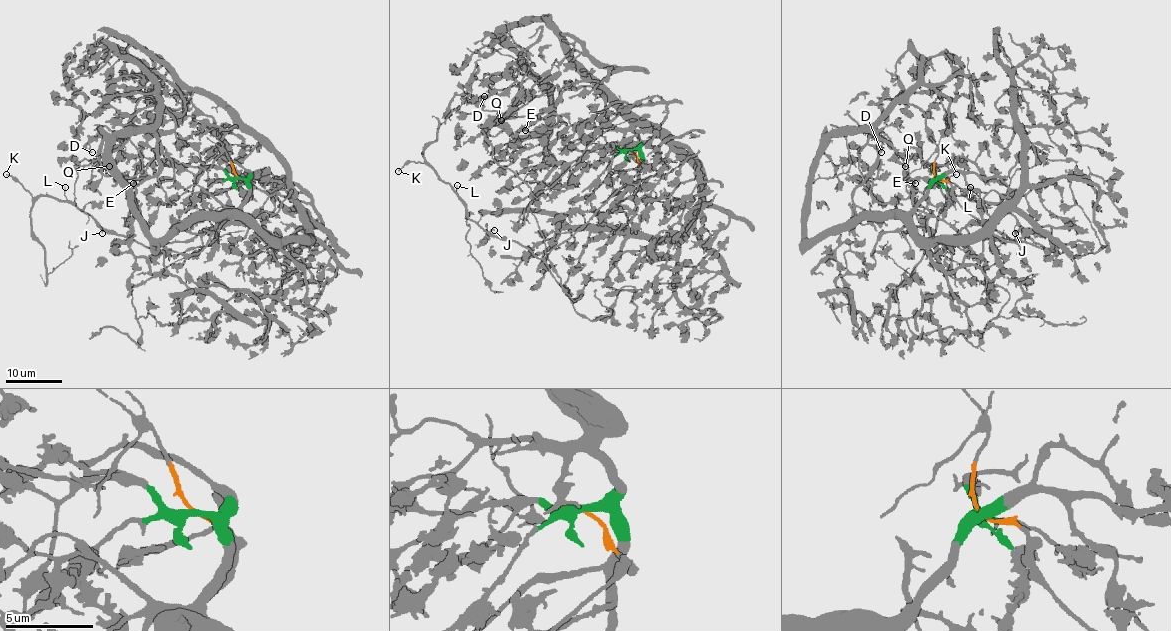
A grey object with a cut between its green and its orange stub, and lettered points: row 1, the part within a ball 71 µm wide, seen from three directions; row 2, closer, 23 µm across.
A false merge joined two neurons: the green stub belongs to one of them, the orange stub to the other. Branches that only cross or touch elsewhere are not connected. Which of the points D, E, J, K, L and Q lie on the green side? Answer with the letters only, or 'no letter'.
D, E, Q

